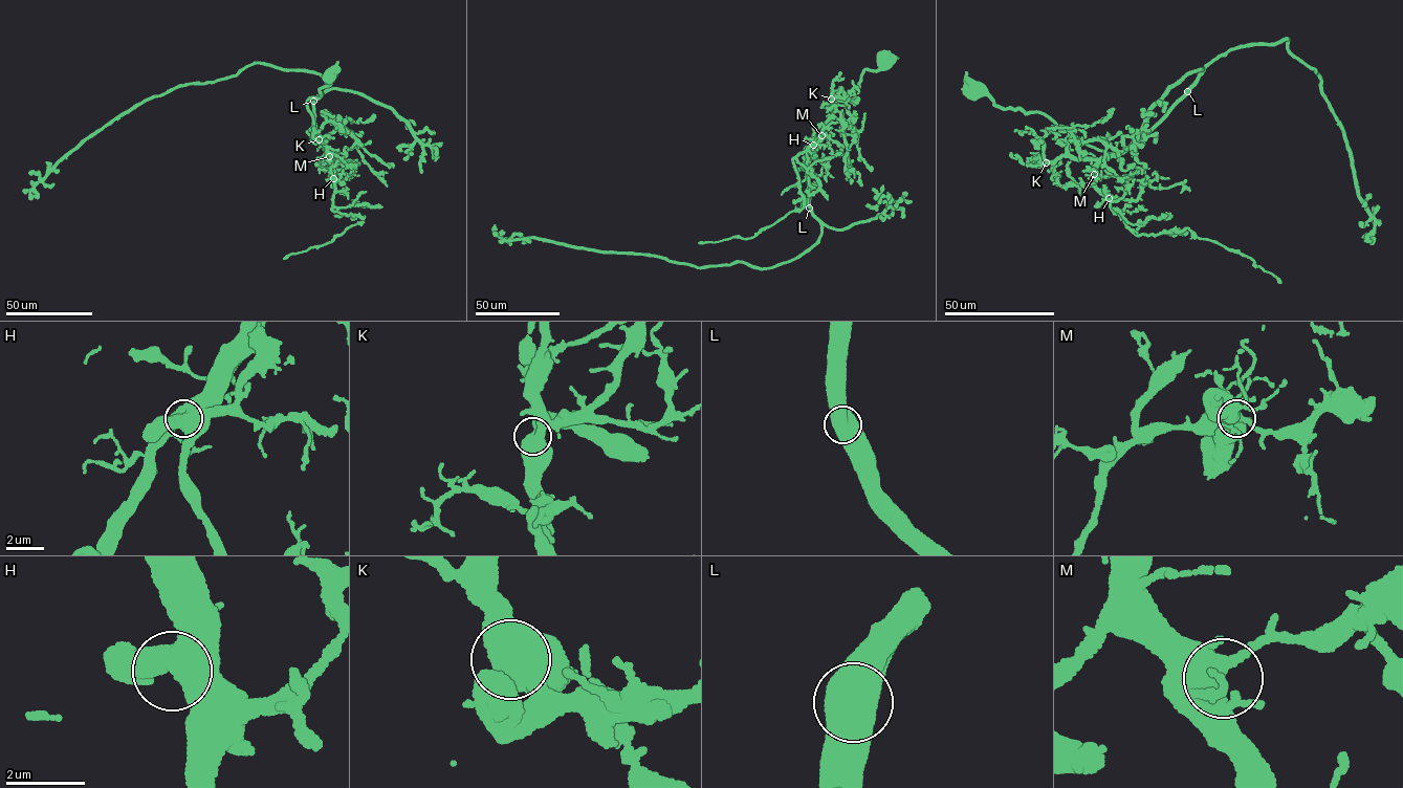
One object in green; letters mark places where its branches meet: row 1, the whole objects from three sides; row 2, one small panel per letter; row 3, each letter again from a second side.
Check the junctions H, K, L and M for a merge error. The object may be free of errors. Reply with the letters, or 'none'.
none

